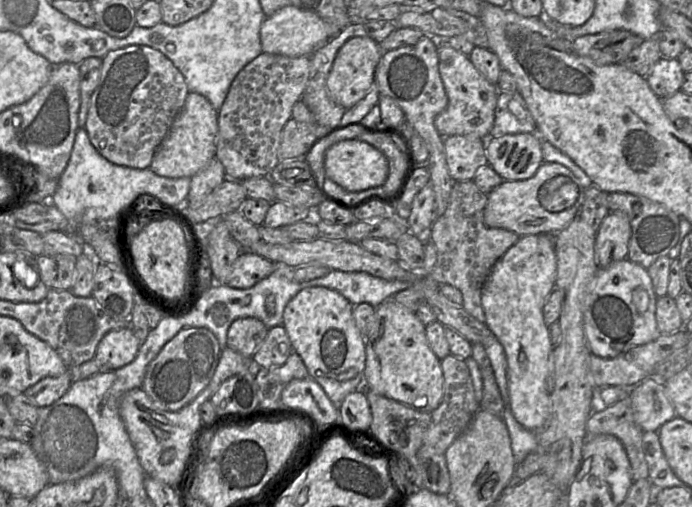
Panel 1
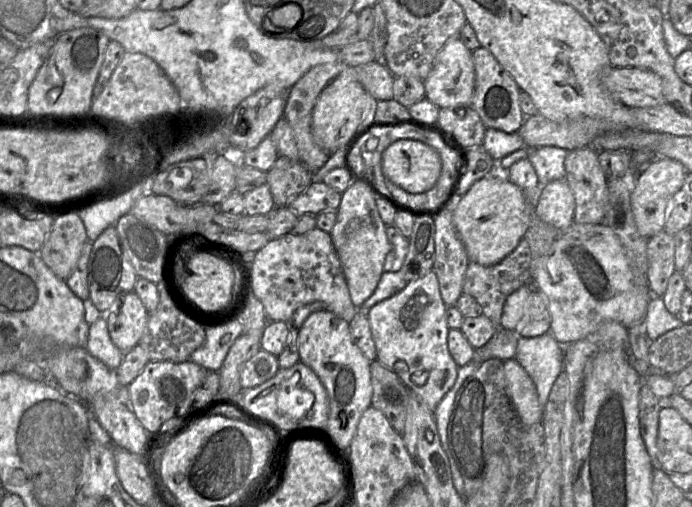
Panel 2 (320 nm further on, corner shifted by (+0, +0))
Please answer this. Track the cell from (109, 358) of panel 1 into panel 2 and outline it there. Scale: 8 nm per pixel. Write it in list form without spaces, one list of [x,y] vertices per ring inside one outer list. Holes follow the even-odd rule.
[[[134,291],[121,297],[118,311],[107,316],[107,328],[114,345],[122,352],[128,352],[136,346],[143,336],[148,312]]]

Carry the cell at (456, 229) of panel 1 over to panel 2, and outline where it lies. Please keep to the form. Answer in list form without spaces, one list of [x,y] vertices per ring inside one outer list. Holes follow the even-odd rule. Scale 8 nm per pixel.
[[[522,238],[515,249],[497,264],[484,266],[470,261],[466,270],[462,292],[476,299],[482,314],[499,326],[507,297],[520,287],[532,283],[530,274],[531,251],[527,241]]]

